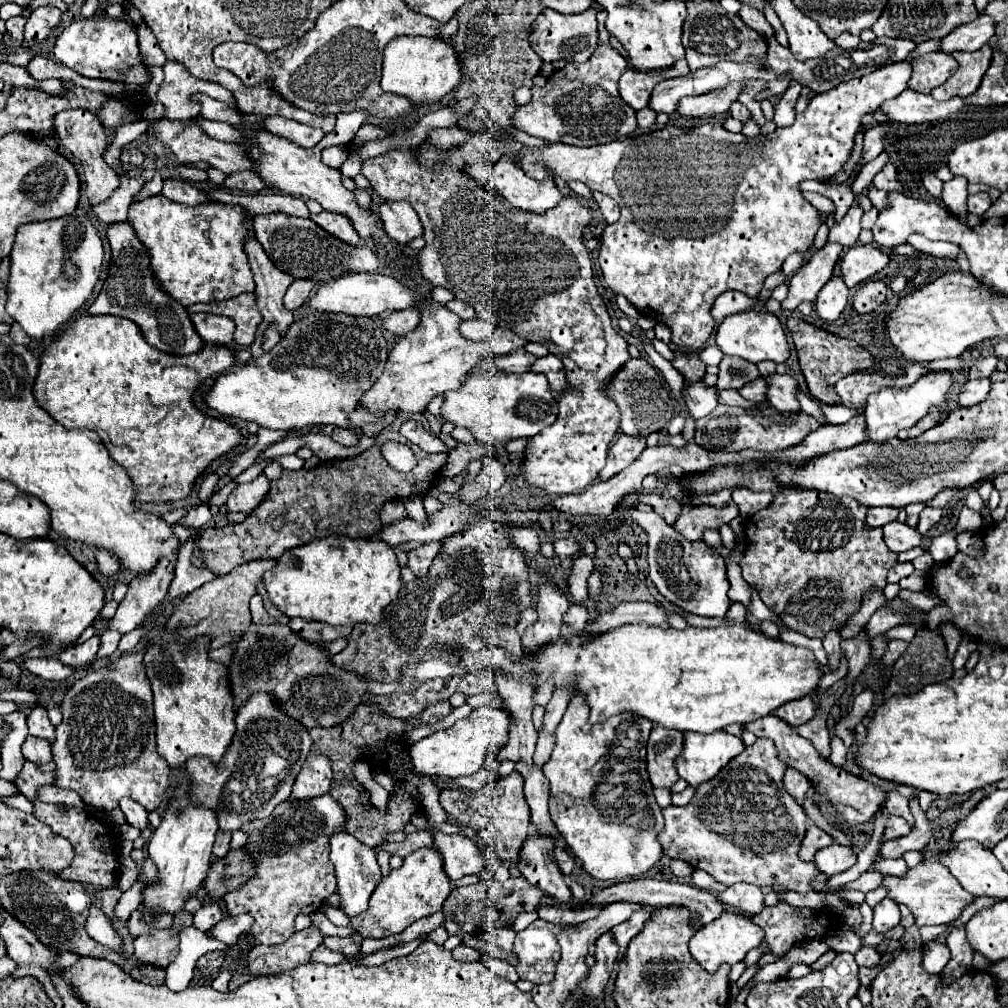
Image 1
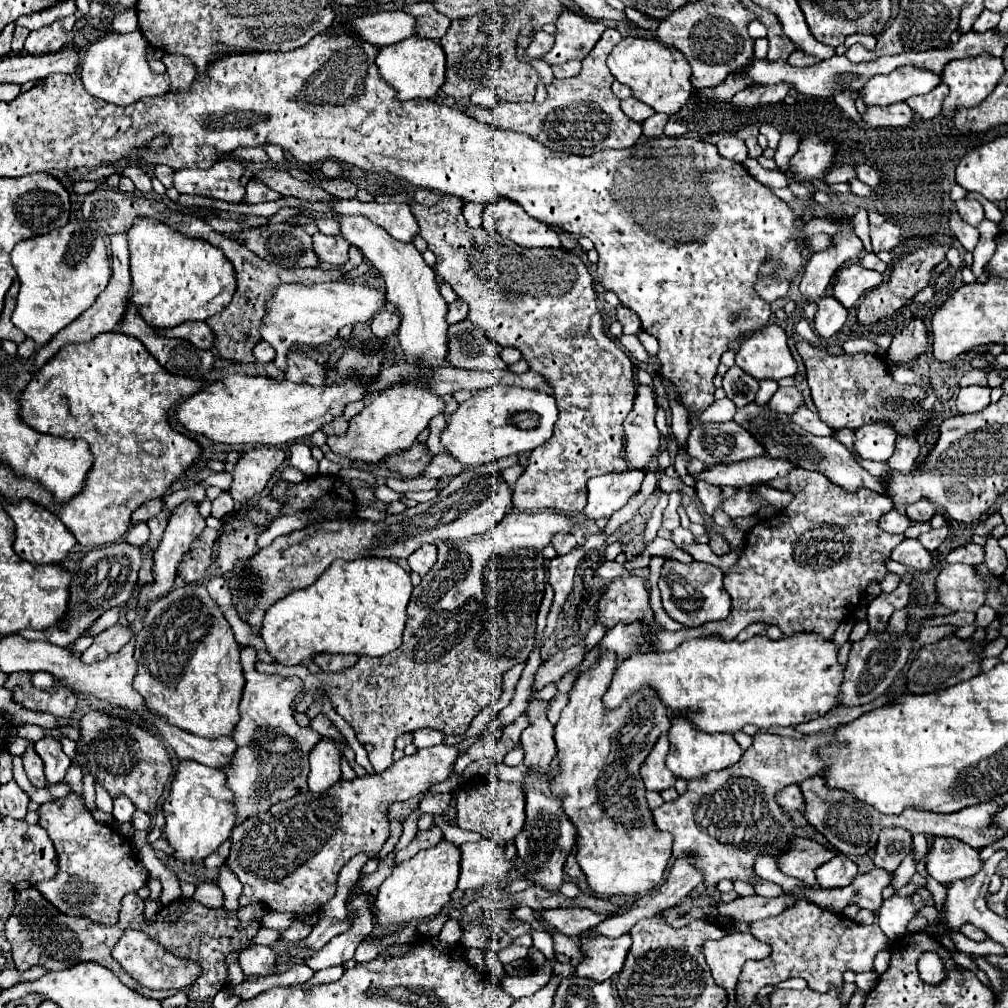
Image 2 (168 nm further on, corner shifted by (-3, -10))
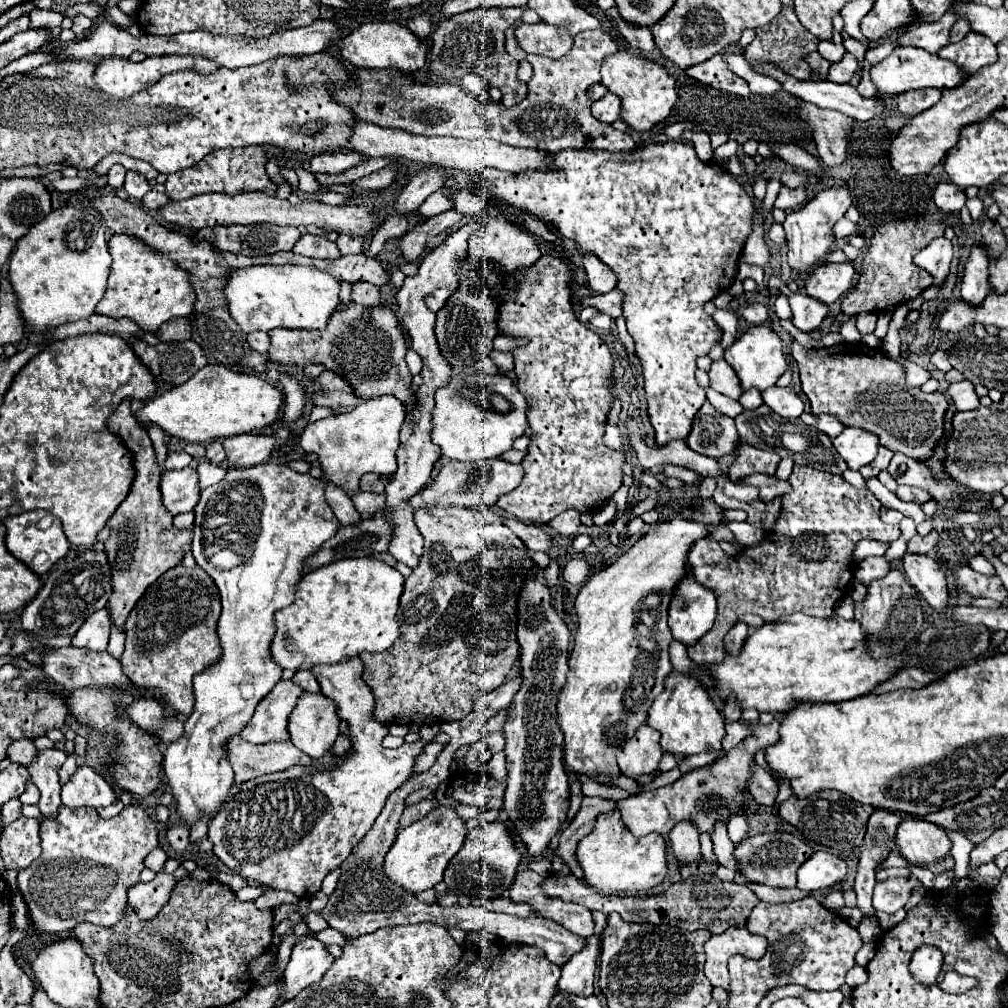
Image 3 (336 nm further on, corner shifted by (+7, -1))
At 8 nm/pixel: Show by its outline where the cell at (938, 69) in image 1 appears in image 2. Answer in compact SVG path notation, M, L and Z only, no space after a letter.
M940 82L936 90L930 90L928 94L922 94L922 96L914 96L908 100L908 104L912 106L912 110L916 114L920 114L924 120L928 120L940 112L940 106L942 106L944 98L948 96L948 92L950 92L950 88L946 86L946 82Z

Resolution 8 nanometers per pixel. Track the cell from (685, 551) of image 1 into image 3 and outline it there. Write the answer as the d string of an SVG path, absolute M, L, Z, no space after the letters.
M694 575L684 577L668 611L668 625L674 639L684 645L696 645L712 629L716 607L718 603L712 591L694 581Z

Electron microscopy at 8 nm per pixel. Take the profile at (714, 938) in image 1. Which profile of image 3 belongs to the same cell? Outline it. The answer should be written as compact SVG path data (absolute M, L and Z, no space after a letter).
M728 929L722 935L712 935L704 943L706 963L704 975L714 987L722 987L730 993L728 959L732 955L742 955L746 959L760 959L766 953L766 937L752 935L748 929Z

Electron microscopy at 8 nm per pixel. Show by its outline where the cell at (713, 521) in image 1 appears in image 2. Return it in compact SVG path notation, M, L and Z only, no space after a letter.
M746 486L746 490L738 490L736 498L730 498L730 500L724 500L722 504L722 510L730 516L730 518L744 518L744 516L752 516L756 512L754 504L750 502L750 486Z

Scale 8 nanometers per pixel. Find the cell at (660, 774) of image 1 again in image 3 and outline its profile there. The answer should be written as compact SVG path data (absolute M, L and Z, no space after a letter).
M640 725L632 739L628 739L616 753L618 767L624 775L644 775L658 767L662 757L660 733L648 725Z

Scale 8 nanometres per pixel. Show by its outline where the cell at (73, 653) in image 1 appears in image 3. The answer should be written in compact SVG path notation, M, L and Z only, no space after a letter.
M106 609L92 613L84 625L72 637L74 647L86 647L92 651L106 651L110 637L110 615Z

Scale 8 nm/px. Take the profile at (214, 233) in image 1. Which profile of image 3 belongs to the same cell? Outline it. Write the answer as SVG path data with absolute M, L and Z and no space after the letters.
M112 235L108 245L114 257L112 273L108 279L108 289L102 301L96 305L94 313L114 319L132 319L140 329L148 333L156 333L162 323L174 317L192 315L196 293L192 293L188 275L172 259L168 259L168 255L148 247L138 237L130 235Z

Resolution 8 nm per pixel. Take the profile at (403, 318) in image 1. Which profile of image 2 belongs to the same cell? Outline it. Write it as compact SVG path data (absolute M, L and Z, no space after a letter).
M382 310L382 314L378 314L378 318L374 318L374 322L370 322L372 334L380 340L392 336L398 328L400 328L400 316L396 312Z

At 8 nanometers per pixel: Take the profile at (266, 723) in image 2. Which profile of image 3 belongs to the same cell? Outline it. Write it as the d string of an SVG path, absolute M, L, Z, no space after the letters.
M280 681L256 707L254 717L240 735L248 743L272 743L288 739L288 713L302 689L292 681Z

